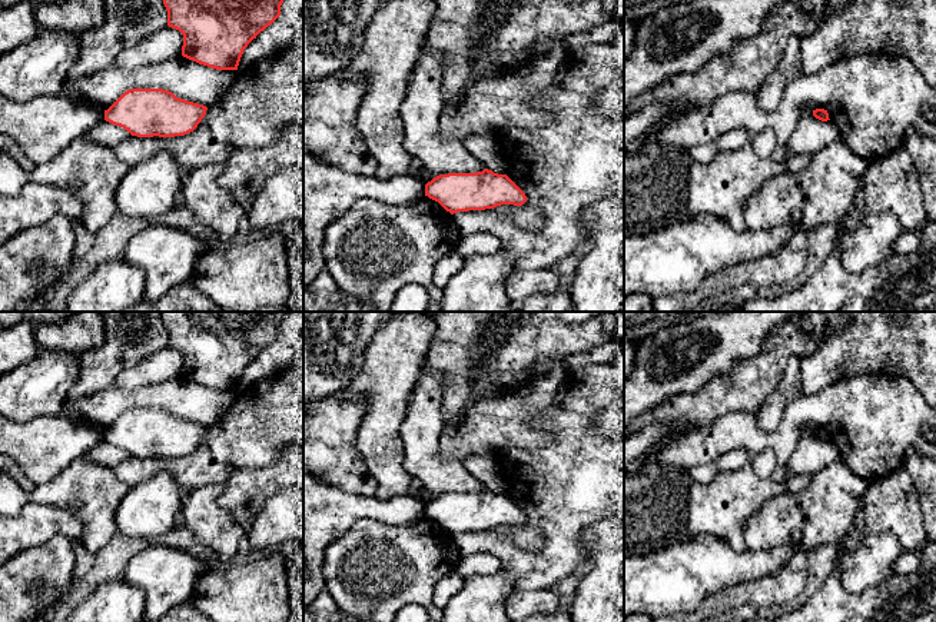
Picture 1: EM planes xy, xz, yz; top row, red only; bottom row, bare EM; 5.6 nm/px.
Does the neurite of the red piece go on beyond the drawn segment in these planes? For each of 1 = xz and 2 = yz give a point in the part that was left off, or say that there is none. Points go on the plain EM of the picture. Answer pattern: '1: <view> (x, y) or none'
1: none
2: none

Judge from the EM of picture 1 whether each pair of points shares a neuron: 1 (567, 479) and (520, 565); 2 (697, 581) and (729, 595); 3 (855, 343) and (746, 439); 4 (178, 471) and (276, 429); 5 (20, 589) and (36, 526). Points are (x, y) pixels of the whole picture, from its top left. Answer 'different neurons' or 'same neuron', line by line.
1: same neuron
2: different neurons
3: different neurons
4: same neuron
5: different neurons

